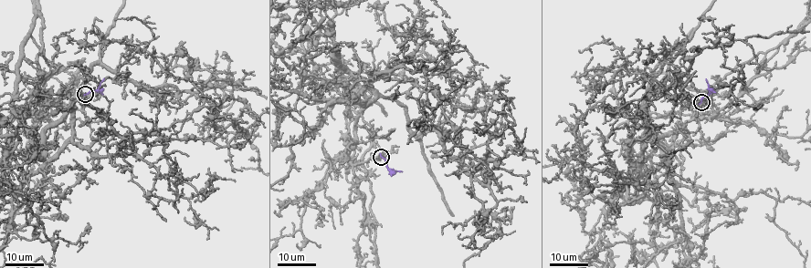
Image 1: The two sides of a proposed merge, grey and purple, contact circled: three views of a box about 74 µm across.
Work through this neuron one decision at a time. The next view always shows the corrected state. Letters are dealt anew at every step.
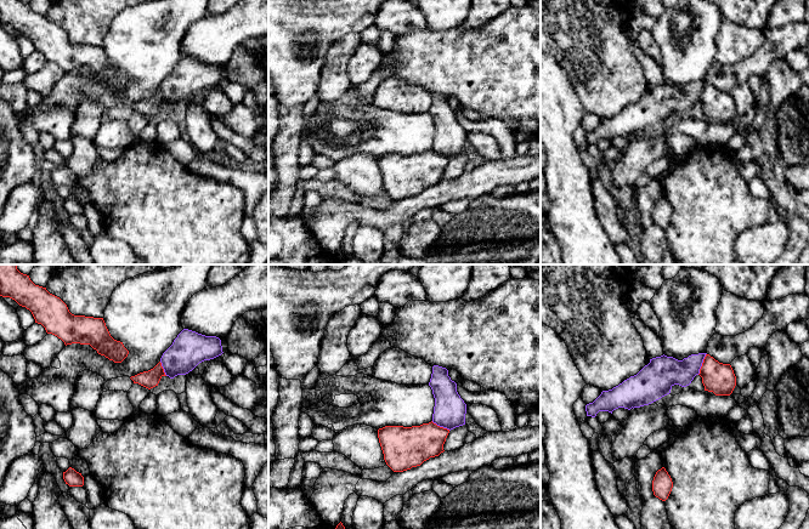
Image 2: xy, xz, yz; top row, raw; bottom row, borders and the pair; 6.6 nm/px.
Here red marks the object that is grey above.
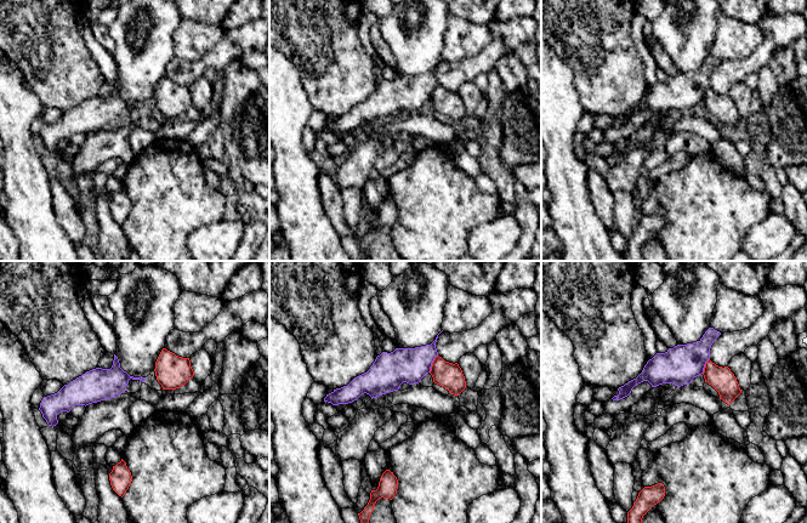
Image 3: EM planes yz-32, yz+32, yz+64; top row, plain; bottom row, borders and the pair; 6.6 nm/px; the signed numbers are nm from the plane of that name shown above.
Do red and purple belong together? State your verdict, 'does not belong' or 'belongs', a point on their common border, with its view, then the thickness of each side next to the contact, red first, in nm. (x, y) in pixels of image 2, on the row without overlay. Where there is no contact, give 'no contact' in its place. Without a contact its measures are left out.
does not belong; meets red in yz at (702, 92); 200 nm thick on the red side, 200 nm on the other

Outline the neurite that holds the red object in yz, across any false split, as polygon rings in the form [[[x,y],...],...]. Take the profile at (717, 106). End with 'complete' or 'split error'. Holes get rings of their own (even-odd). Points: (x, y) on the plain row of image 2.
[[[706,83],[700,102],[705,119],[715,124],[730,124],[736,114],[736,104],[730,92],[723,92]]]; complete

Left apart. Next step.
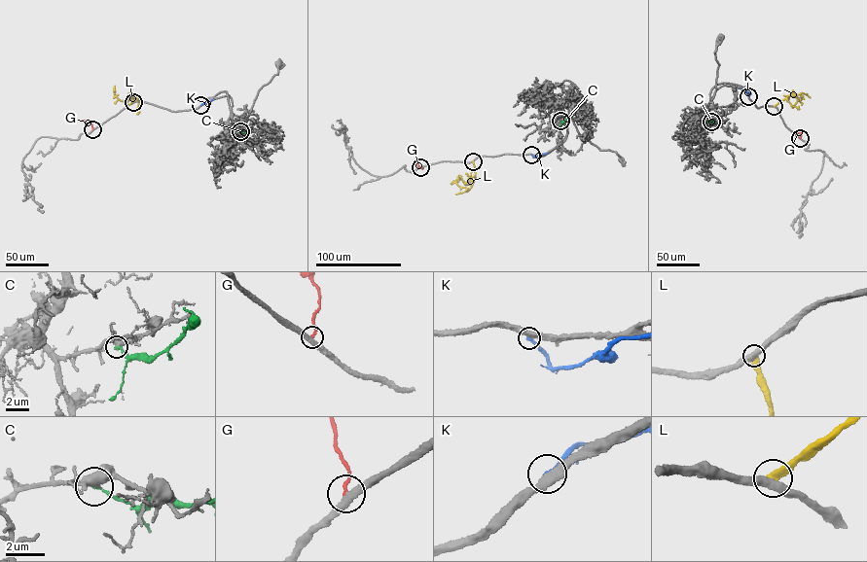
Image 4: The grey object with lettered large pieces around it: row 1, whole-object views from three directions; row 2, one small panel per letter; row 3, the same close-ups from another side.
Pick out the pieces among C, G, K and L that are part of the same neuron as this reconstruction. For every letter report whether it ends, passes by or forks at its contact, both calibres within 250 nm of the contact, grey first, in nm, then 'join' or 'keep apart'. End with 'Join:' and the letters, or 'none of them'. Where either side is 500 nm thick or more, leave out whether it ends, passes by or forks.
C: it ends | 380/170 nm | keep apart
G: it ends | 320/180 nm | join
K: it ends | 400/240 nm | keep apart
L: it ends | 400/320 nm | keep apart
Join: G

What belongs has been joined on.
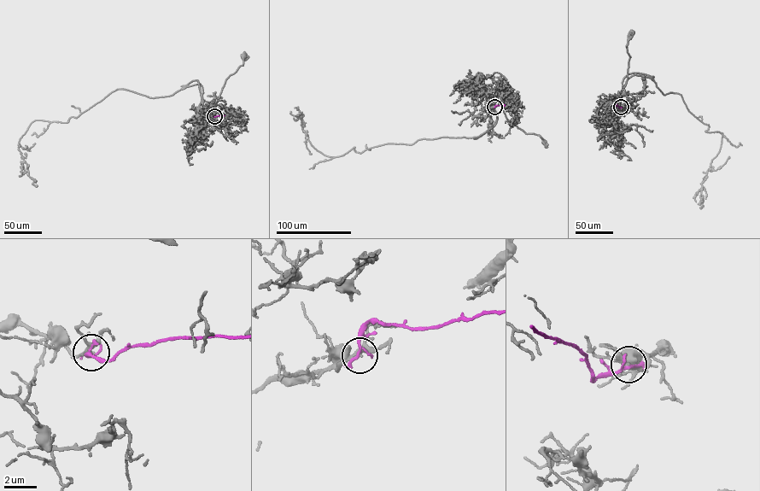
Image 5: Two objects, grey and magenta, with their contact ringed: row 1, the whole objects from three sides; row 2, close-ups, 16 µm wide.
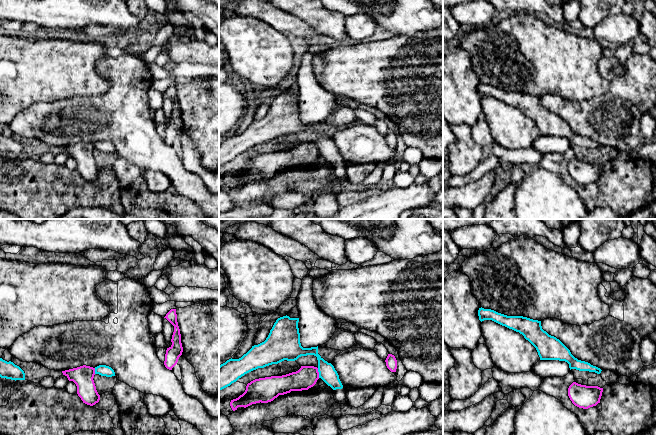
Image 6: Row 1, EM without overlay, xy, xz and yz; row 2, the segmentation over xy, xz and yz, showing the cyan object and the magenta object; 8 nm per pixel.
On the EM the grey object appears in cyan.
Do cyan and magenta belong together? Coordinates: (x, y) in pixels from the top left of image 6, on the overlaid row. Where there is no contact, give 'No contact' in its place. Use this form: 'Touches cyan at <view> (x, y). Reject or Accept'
Touches cyan at xz (319, 373). Reject

